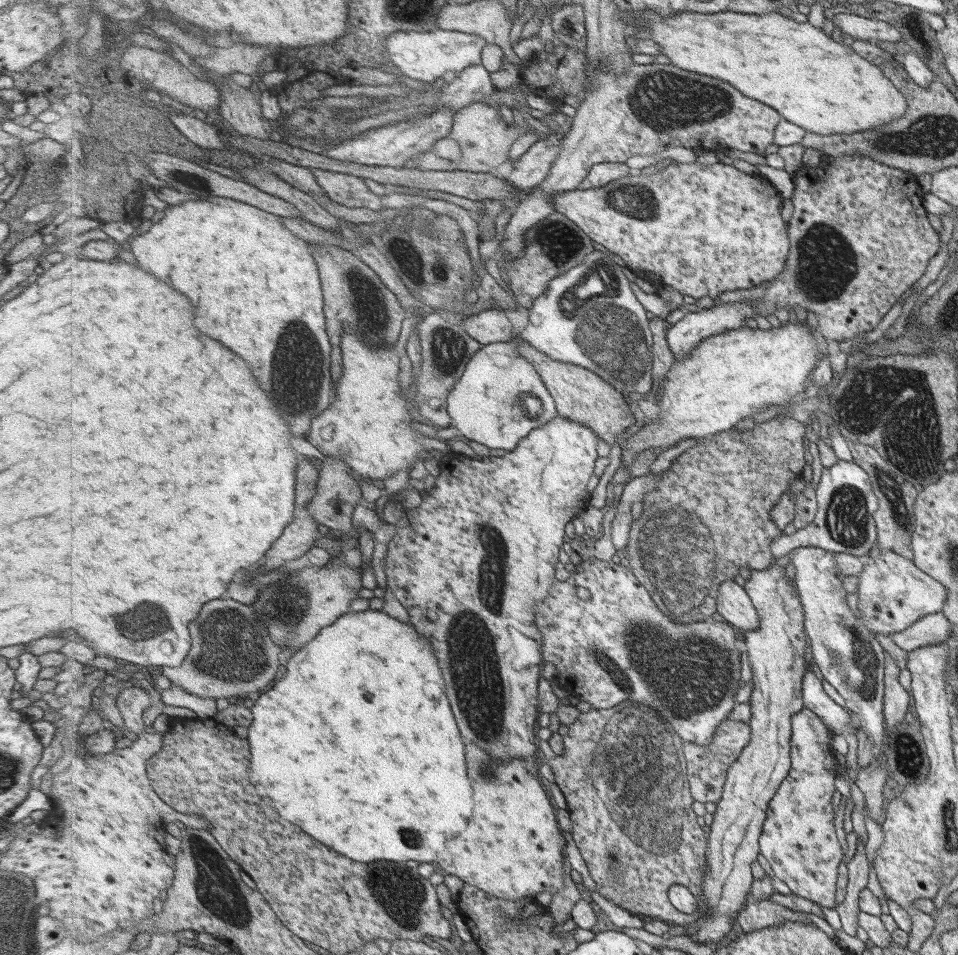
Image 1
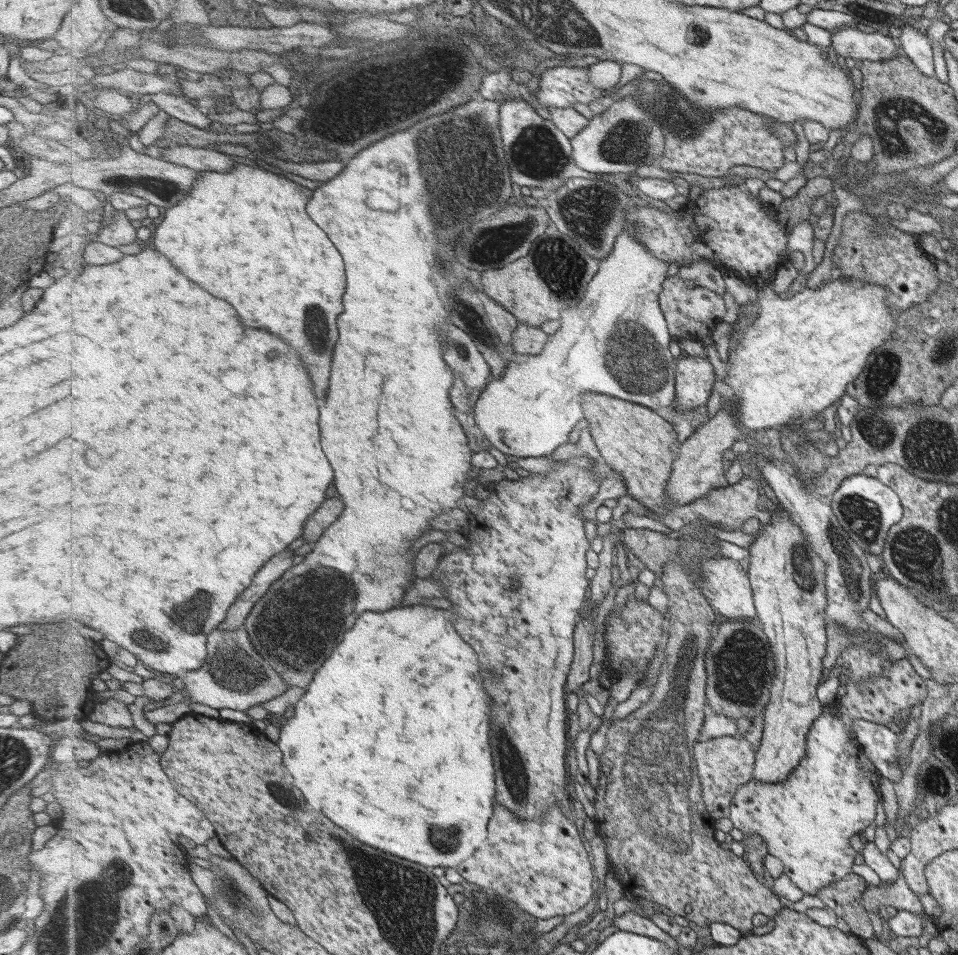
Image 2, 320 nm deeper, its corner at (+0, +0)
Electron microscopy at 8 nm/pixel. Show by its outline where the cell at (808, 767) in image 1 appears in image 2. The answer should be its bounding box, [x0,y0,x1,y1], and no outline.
[731,658,927,895]

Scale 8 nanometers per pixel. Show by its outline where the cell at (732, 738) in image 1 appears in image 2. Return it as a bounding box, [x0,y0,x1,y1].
[695,736,753,820]

